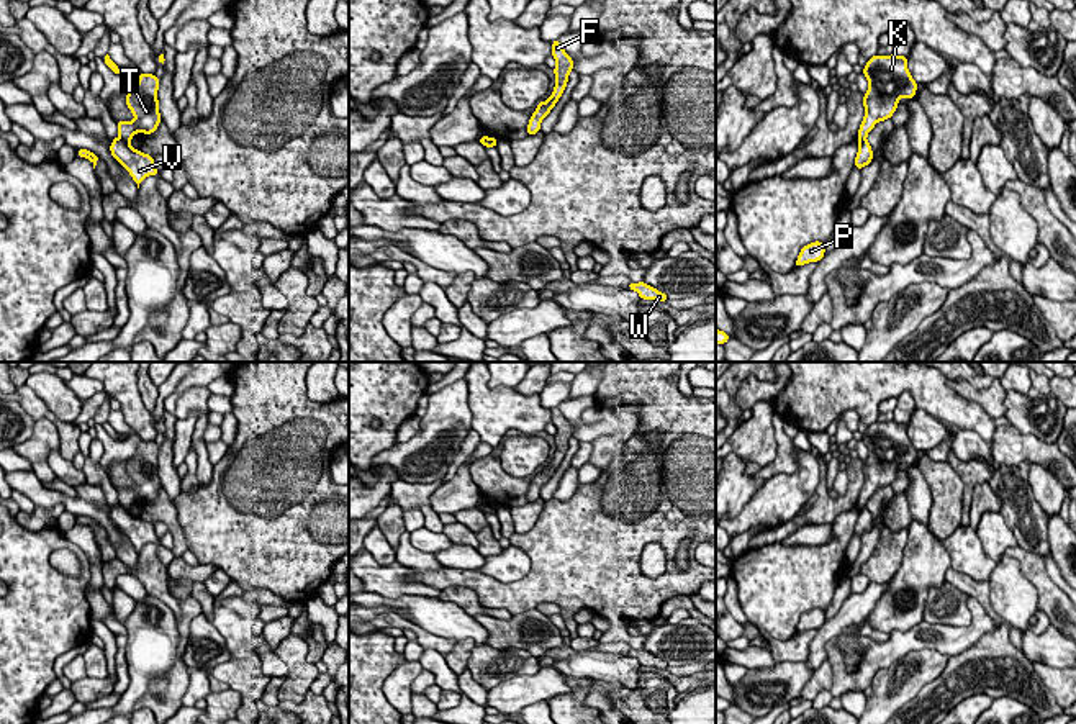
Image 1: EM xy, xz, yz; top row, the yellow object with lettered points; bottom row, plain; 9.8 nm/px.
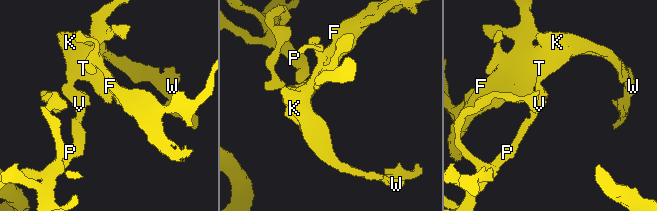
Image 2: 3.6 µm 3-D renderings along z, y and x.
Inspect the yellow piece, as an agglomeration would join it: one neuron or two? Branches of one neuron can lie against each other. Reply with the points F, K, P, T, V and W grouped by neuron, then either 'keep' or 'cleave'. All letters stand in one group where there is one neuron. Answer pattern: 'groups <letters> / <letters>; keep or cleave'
groups F K T W / P V; cleave

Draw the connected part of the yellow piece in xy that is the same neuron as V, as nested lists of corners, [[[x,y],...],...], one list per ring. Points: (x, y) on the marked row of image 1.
[[[121,138],[111,141],[110,152],[129,172],[138,188],[146,177],[159,175],[154,157],[133,149],[131,144]]]

